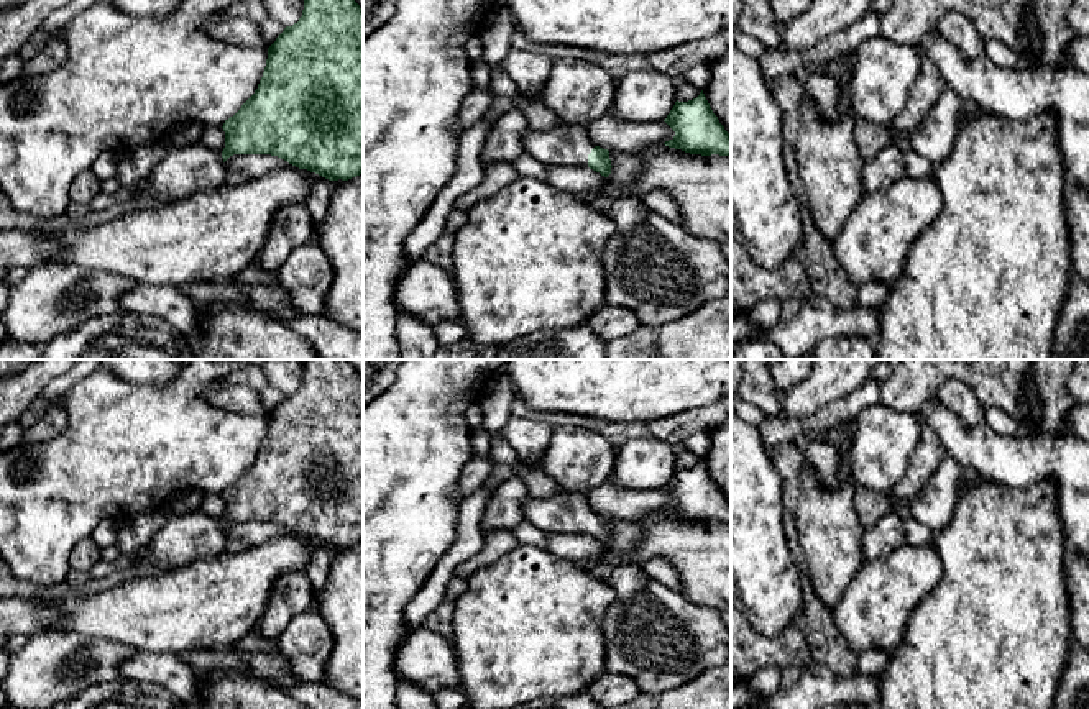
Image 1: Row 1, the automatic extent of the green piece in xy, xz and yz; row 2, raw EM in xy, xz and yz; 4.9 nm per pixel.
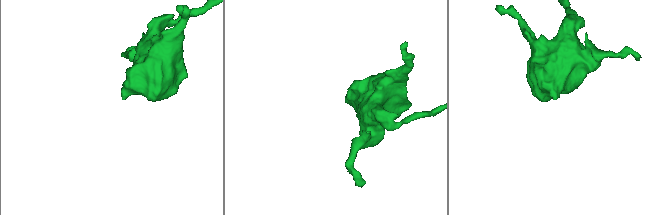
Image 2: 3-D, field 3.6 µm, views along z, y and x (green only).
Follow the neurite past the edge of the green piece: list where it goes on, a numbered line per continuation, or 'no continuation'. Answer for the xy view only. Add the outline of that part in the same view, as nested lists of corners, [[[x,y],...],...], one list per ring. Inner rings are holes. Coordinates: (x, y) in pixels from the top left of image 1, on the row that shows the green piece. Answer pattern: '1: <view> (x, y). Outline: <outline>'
1: xy (186, 171). Outline: [[[197,144],[171,148],[140,184],[135,199],[161,207],[212,190],[225,182],[227,174],[223,158],[215,151]]]

